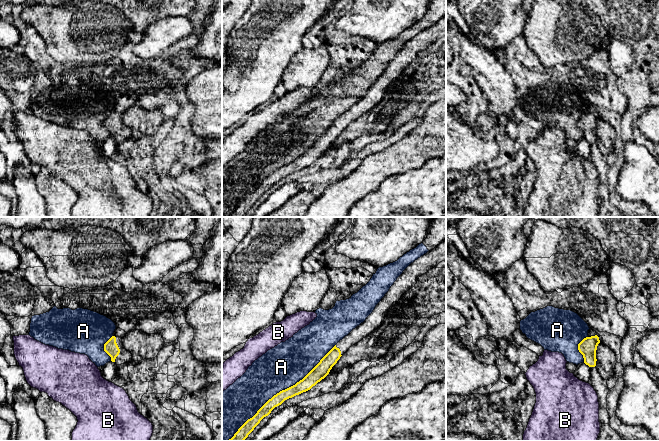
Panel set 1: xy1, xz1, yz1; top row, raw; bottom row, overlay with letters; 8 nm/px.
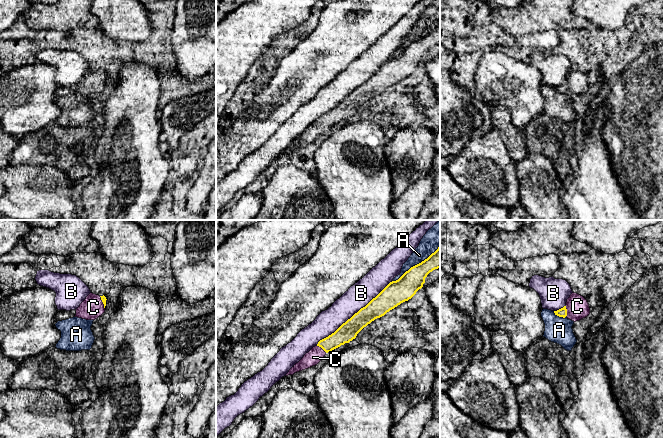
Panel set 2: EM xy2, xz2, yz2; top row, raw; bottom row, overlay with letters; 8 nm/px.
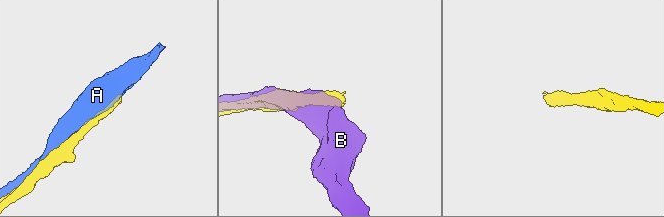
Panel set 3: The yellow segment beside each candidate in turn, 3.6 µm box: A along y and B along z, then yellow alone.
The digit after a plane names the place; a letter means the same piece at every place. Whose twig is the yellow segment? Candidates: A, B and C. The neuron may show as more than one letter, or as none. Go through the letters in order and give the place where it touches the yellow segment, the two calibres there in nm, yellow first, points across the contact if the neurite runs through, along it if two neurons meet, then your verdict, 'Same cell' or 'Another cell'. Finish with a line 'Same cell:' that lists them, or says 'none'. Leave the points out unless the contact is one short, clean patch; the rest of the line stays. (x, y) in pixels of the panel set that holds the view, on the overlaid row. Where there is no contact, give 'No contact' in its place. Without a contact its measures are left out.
A: Touches yellow at xz1 (282, 390). Thickness 110 nm (yellow) against 340 nm. Another cell
B: Touches yellow at xz2 (354, 314). Thickness 160 nm (yellow) against 190 nm. Another cell
C: Touches yellow at yz2 (566, 311). Thickness 70 nm (yellow) against 180 nm. Path across: yz2 (562, 312), (566, 311), (572, 311), (577, 306). Same cell
Same cell: C

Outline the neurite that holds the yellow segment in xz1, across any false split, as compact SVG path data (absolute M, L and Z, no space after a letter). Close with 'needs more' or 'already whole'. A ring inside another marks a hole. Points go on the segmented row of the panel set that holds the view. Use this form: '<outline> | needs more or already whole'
M446 238L437 247L411 263L397 278L366 320L340 340L302 380L269 399L228 441L244 441L260 421L268 416L275 407L289 398L310 390L324 379L351 346L360 342L382 324L388 312L398 303L405 292L415 286L421 275L445 260Z | needs more

